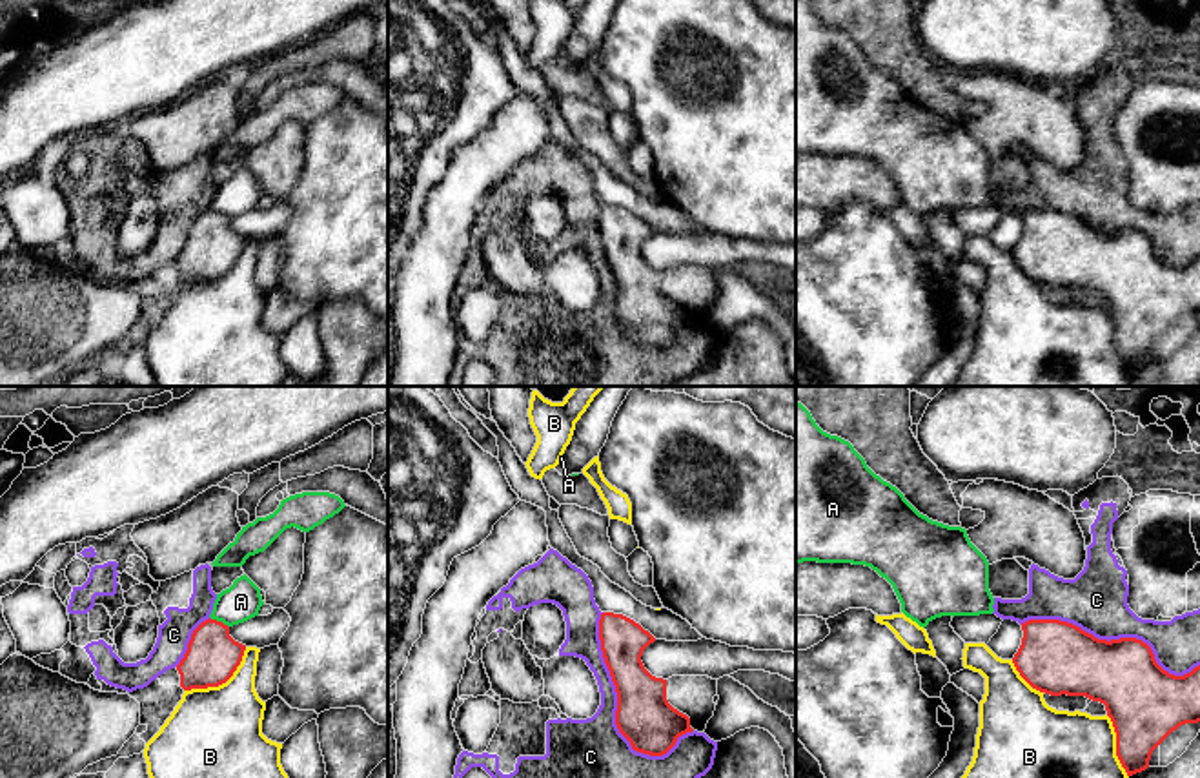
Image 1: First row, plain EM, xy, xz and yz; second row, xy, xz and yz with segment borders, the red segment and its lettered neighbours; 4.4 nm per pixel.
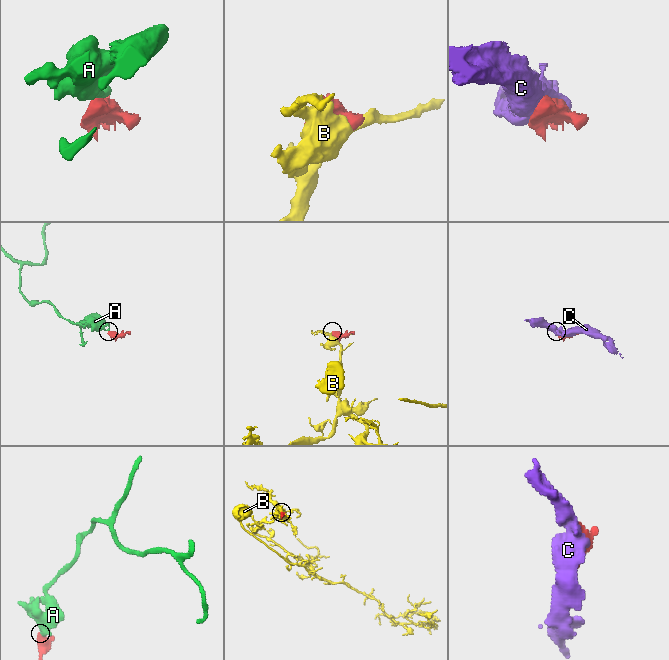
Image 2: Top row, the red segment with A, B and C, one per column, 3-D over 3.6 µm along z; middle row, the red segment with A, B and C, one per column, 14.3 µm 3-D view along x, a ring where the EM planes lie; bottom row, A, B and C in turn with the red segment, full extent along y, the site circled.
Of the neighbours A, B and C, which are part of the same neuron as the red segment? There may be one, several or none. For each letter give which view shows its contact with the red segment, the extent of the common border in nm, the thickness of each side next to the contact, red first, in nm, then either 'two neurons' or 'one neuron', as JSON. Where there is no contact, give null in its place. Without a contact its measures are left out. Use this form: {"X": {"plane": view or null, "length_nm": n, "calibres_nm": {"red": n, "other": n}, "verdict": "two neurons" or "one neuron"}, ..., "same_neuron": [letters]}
{"A": {"plane": "xy", "length_nm": 100, "calibres_nm": {"red": 240, "other": 170}, "verdict": "two neurons"}, "B": {"plane": "xy", "length_nm": 340, "calibres_nm": {"red": 240, "other": 400}, "verdict": "two neurons"}, "C": {"plane": "xz", "length_nm": 700, "calibres_nm": {"red": 240, "other": 260}, "verdict": "two neurons"}, "same_neuron": []}

